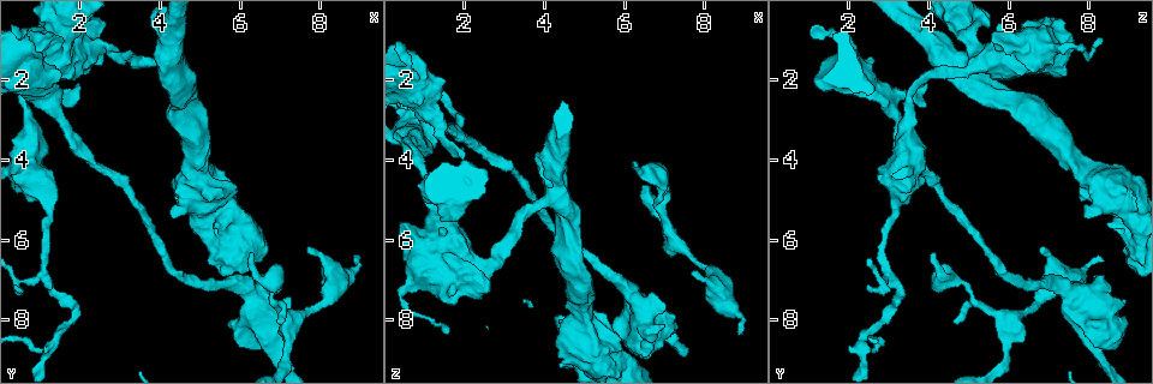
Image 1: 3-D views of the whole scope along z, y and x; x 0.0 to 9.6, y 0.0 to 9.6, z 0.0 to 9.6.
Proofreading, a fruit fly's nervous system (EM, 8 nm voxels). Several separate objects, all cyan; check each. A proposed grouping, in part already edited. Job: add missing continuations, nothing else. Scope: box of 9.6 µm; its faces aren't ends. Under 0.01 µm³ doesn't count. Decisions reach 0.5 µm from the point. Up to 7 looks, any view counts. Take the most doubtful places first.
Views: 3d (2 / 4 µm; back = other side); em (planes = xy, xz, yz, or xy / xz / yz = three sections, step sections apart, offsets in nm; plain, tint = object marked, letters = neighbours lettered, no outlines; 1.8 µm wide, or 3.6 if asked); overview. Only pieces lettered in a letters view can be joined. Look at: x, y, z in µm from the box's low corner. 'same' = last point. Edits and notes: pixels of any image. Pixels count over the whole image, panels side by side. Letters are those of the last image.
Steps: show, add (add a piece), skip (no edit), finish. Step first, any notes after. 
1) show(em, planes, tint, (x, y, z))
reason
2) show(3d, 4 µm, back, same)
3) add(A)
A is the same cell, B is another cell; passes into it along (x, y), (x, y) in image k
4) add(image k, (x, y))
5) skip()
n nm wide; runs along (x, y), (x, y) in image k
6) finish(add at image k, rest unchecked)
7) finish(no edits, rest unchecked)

show(3d, 4 µm, (6.95, 6.90, 8.10))
stops while still wide

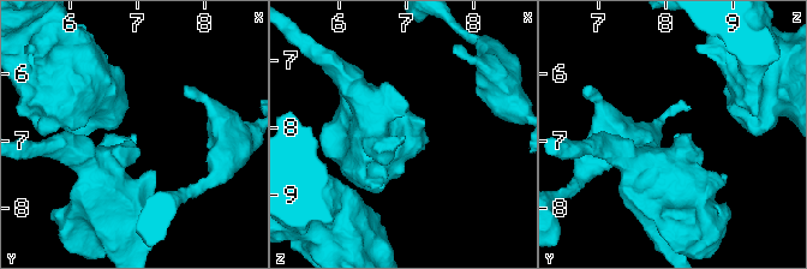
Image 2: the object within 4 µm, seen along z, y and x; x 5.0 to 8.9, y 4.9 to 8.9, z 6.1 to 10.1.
show(em, 3.6 µm, planes, letters, (6.95, 6.95, 8.15))
shape alone is not enough

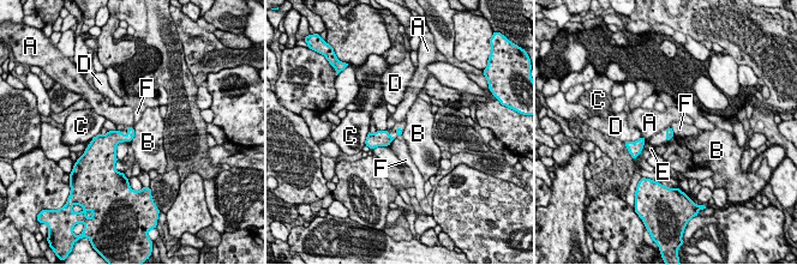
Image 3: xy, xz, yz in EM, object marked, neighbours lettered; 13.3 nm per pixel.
skip()
A, B, C, D, E and F are other cells; border along (133, 127), (133, 138), (130, 143) in image 3; no lettered piece goes on from it

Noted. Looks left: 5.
show(em, planes, letters, (6.25, 6.30, 4.15))
free end

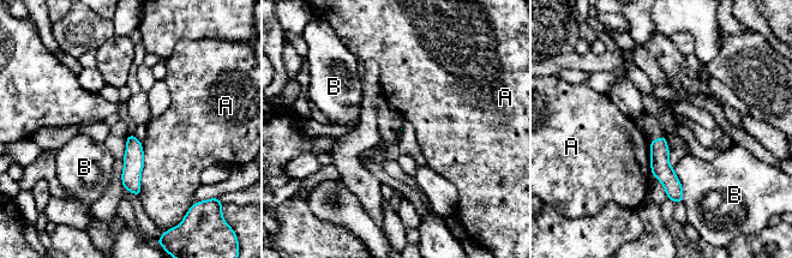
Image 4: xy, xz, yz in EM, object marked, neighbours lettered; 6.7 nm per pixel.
skip()
A and B are other cells; runs along (662, 139), (661, 169), (679, 199) in image 4; no lettered piece goes on from it

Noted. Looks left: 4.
show(em, planes, letters, (6.95, 8.05, 4.60))
branch stops here

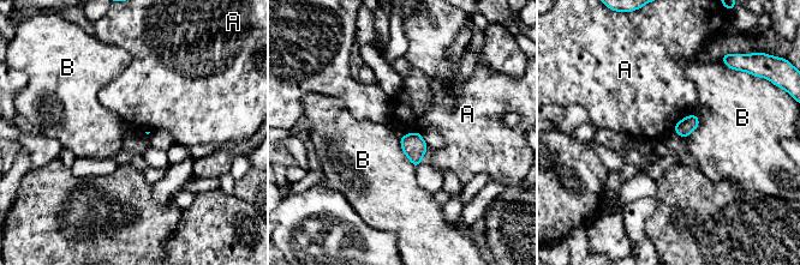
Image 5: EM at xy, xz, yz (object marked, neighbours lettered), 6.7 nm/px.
skip()
A and B are other cells; border along (686, 115), (673, 130) in image 5; none of them fits

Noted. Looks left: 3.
finish(no edits, rest unchecked)

